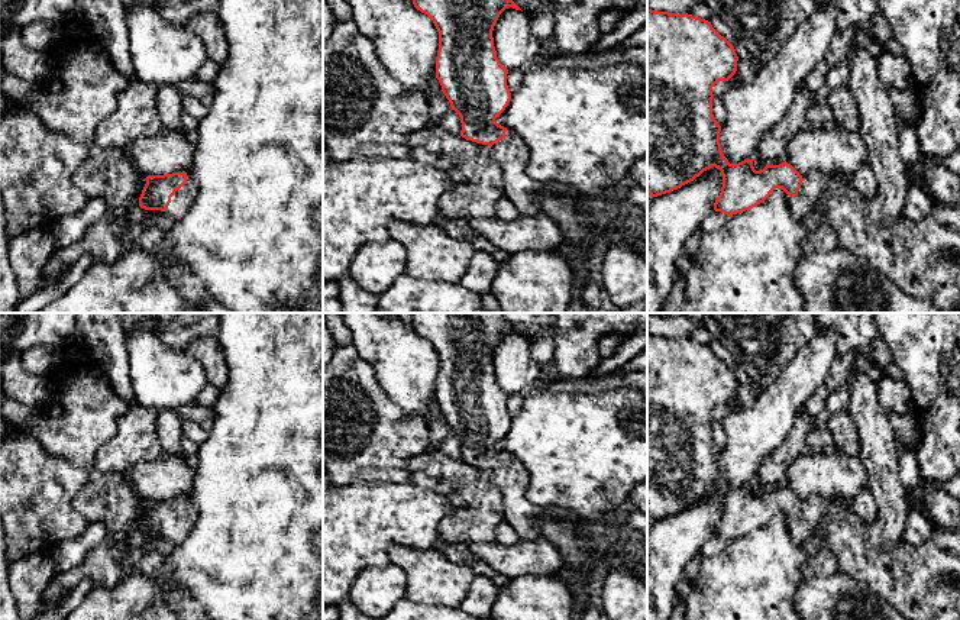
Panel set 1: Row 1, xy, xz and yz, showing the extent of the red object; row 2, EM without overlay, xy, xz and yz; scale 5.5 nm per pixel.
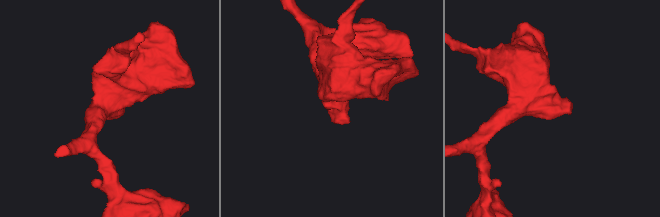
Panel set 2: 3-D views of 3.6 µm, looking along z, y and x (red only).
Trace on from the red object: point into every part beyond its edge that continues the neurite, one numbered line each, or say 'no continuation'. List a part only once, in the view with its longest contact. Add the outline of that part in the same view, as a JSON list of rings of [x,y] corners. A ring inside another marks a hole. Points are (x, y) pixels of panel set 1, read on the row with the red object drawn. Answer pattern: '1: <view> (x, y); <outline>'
1: xy (183, 199); [[[188,177],[187,183],[171,197],[167,213],[175,220],[181,219],[193,204],[197,194],[198,188],[194,180]]]

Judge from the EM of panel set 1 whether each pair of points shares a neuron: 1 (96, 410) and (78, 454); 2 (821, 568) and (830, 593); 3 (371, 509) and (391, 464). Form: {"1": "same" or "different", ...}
{"1": "same", "2": "different", "3": "different"}

